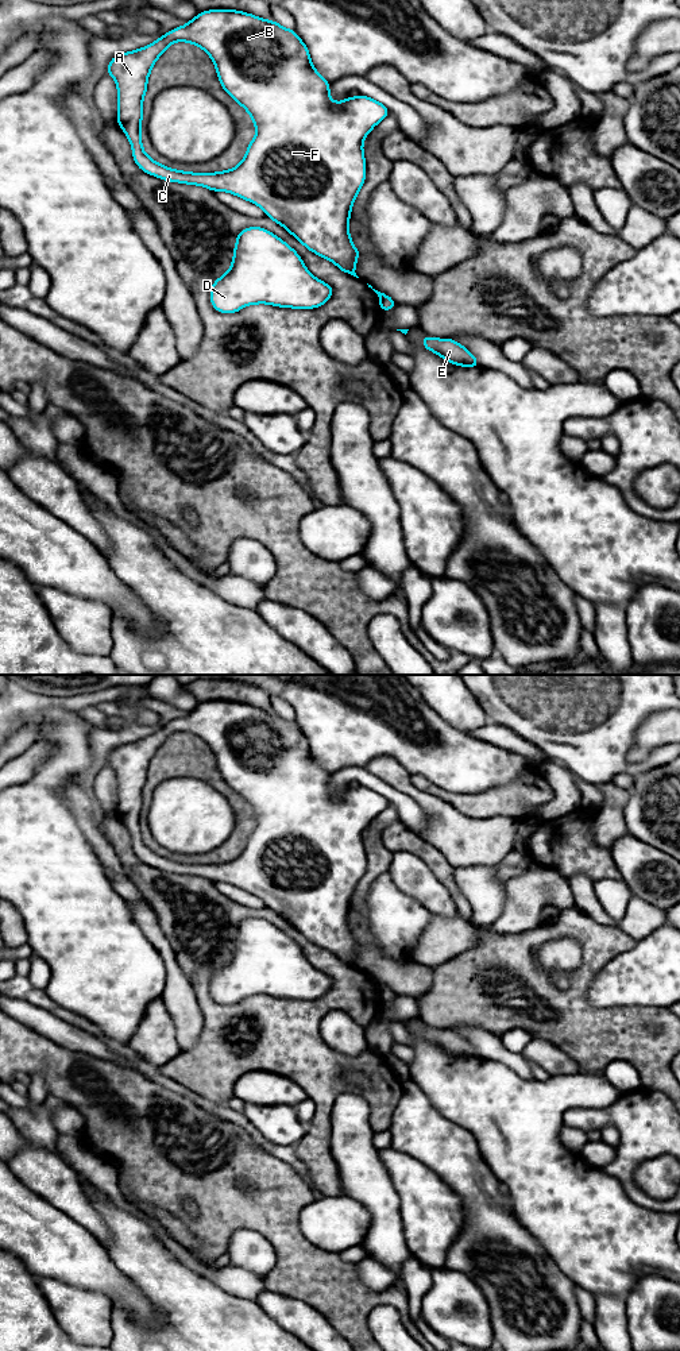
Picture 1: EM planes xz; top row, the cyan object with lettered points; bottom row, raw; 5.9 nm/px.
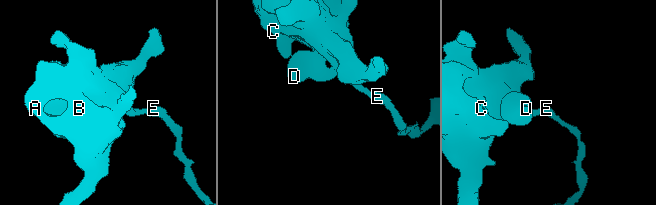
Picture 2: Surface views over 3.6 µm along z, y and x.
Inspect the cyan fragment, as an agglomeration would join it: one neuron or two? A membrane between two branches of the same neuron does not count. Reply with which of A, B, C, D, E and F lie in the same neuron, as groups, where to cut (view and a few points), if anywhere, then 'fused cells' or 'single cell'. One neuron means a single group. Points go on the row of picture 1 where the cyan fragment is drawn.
A B C D F / E | xz (383, 293), (379, 298) | fused cells

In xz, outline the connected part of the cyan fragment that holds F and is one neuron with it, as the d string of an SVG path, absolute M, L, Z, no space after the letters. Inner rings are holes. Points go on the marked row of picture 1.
M236 9L202 11L154 43L116 55L109 61L107 74L116 81L117 124L131 142L132 157L139 169L165 181L229 192L254 202L308 250L359 278L355 269L362 254L351 240L348 223L352 204L366 181L363 142L390 111L380 101L362 94L335 103L329 96L331 82L314 69L306 45L294 30ZM179 40L200 46L208 53L223 89L250 113L256 127L246 157L231 170L174 170L155 162L143 150L142 103L148 76L162 53Z

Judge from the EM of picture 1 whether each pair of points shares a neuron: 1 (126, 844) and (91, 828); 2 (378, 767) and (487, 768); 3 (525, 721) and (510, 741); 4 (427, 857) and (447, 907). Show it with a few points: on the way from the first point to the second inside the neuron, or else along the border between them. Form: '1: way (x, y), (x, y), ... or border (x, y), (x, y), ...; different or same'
1: border (115, 850), (131, 879); different
2: border (373, 759), (394, 757), (410, 774); different
3: border (490, 721), (510, 728), (532, 741), (543, 752); different
4: border (408, 852), (417, 856), (431, 869), (451, 898); different

